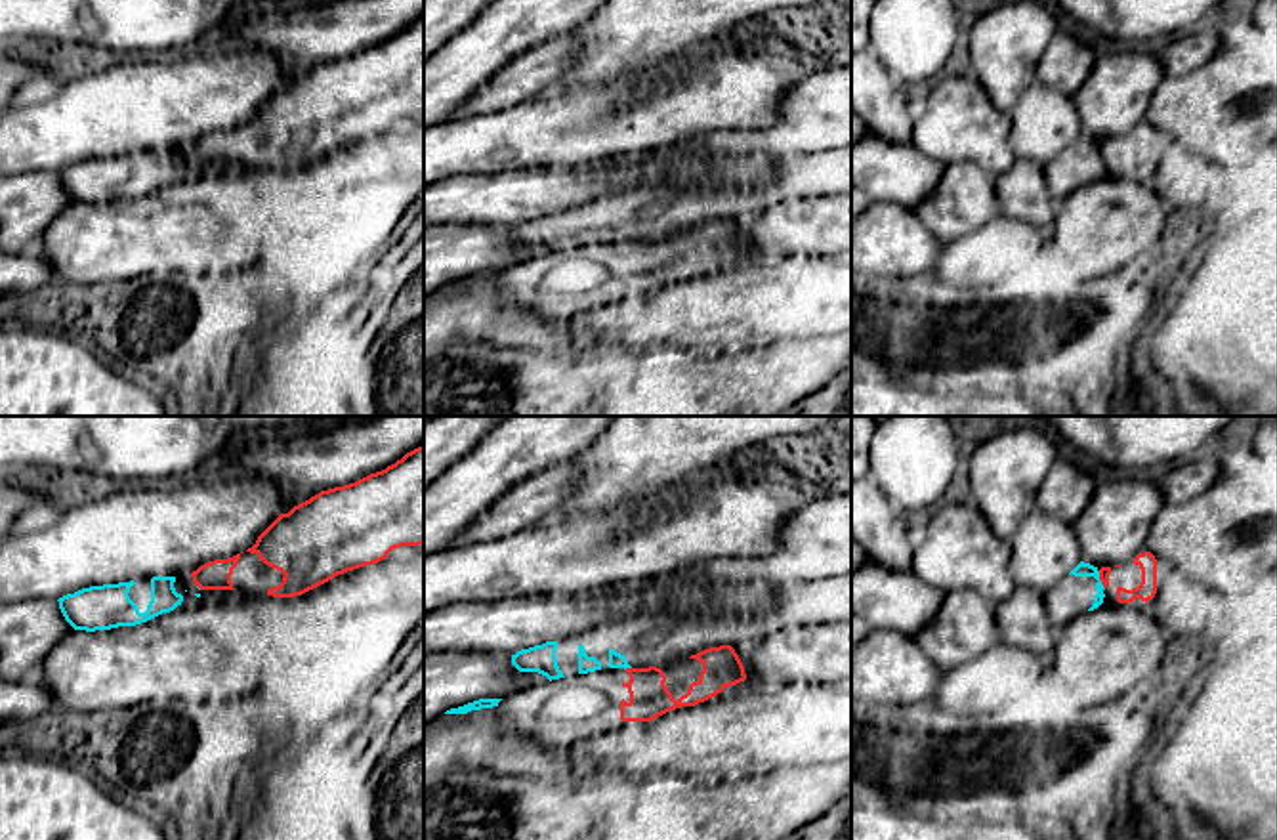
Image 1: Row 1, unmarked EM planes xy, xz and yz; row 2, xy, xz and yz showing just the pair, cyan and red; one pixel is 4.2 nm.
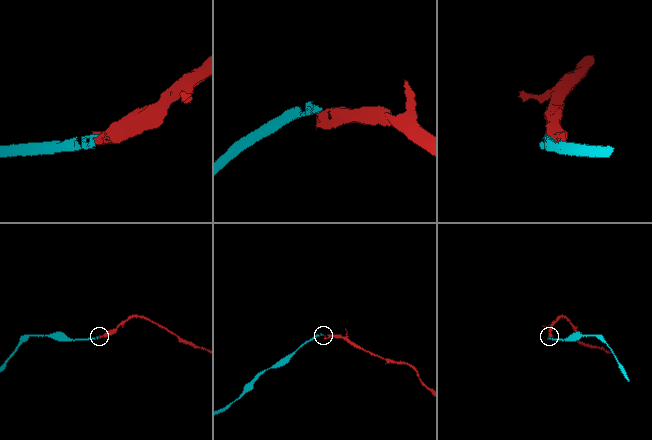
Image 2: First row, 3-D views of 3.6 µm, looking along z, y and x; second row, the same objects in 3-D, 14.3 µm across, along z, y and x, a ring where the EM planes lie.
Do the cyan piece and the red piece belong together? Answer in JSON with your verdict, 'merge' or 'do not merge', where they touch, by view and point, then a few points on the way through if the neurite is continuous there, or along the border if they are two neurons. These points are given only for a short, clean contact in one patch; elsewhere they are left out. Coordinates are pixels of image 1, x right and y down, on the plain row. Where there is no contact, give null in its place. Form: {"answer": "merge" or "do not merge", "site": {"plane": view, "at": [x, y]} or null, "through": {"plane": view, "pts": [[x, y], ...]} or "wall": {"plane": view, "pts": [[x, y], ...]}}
{"answer": "do not merge", "site": {"plane": "xz", "at": [627, 239]}, "wall": {"plane": "xz", "pts": [[630, 239], [625, 241]]}}

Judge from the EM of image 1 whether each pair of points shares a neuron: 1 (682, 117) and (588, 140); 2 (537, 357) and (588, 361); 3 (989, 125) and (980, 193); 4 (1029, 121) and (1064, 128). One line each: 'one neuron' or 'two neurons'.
1: one neuron
2: one neuron
3: two neurons
4: one neuron

